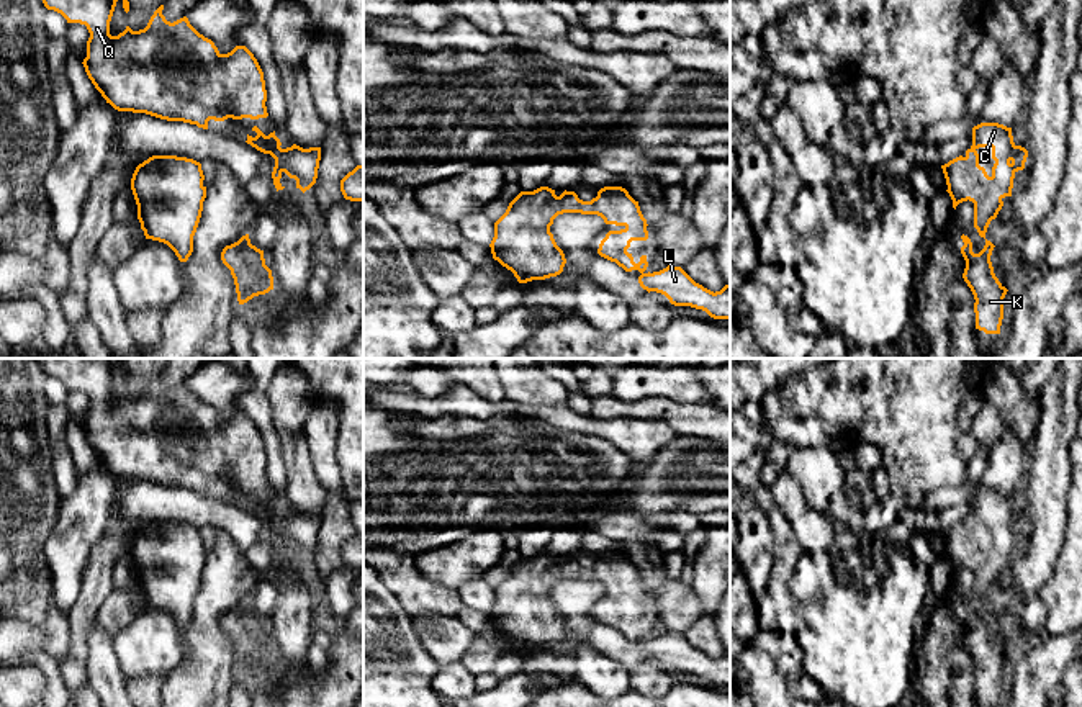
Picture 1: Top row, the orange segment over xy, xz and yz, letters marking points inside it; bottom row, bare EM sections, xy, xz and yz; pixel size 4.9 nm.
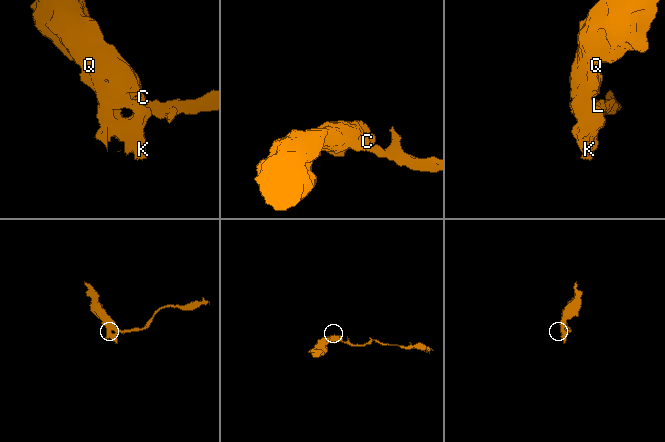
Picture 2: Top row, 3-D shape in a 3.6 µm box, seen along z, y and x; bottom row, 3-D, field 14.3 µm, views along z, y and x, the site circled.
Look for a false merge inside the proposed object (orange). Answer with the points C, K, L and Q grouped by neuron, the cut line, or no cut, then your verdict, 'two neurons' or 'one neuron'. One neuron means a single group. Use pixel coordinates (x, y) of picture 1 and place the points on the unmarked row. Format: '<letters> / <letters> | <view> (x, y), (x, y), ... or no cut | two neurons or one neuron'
C K Q / L | yz (1015, 513), (1010, 526) | two neurons

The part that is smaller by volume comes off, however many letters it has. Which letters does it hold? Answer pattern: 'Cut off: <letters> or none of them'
Cut off: L

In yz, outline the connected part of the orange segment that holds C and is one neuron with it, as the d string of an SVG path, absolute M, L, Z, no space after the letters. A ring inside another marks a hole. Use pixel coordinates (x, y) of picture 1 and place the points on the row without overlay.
M981 489L972 494L972 512L966 517L966 522L959 522L948 530L941 532L948 560L953 566L953 574L963 568L972 568L974 570L974 594L977 596L979 602L985 606L987 594L992 586L997 584L999 578L1003 573L1003 565L1012 563L1013 555L1013 545L1015 537L1010 530L1013 524L1013 502L1012 494L1007 494L999 489ZM979 514L990 514L992 516L992 525L995 527L992 534L992 542L989 543L985 535L979 532Z

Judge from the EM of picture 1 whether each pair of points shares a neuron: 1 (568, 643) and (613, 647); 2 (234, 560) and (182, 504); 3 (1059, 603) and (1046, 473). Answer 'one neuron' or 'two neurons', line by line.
1: one neuron
2: two neurons
3: two neurons

